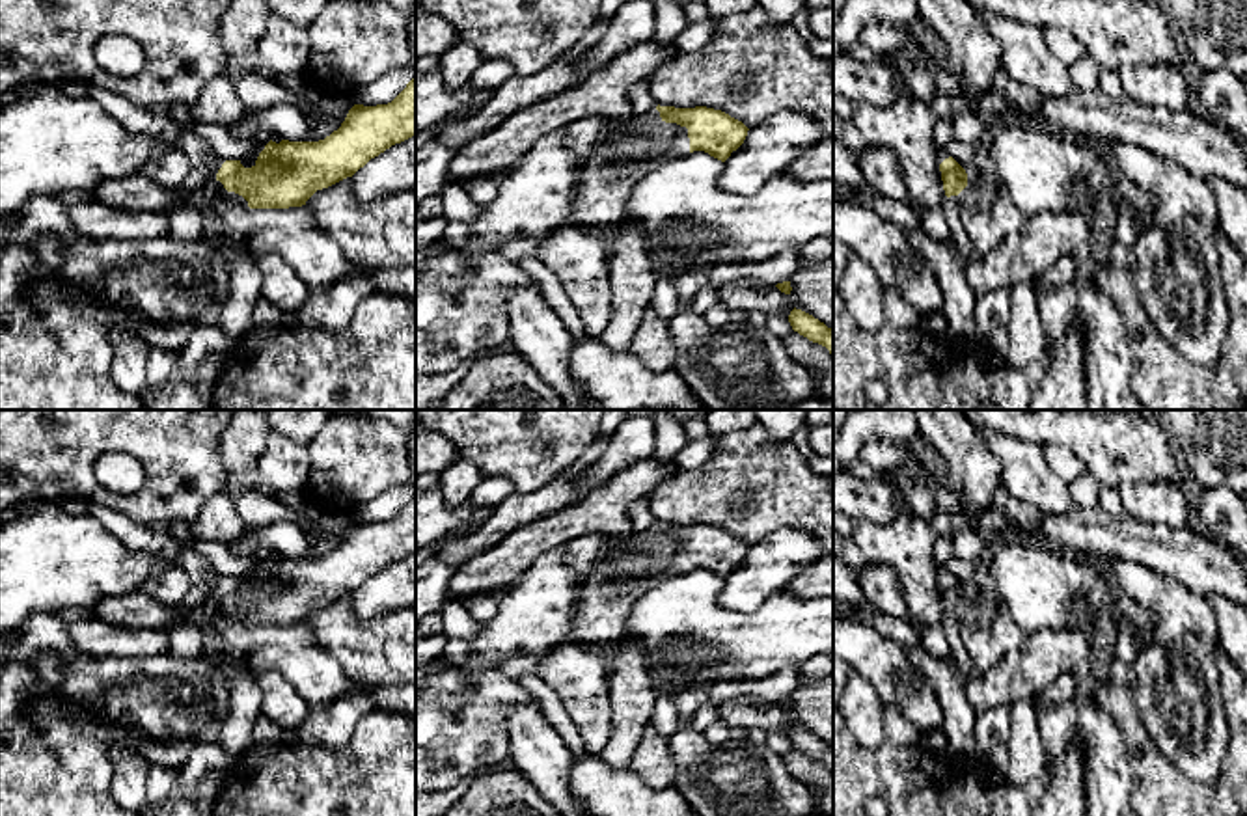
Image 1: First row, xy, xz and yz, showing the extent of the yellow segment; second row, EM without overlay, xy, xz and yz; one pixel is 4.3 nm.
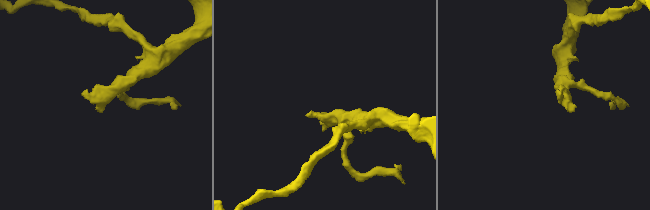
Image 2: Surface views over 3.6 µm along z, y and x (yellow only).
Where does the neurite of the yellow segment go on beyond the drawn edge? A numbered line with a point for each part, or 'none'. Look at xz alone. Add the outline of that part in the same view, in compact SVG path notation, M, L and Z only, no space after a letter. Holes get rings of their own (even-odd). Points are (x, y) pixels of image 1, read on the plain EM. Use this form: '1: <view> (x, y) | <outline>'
1: xz (634, 563) | M654 525L647 531L613 537L608 553L596 561L576 589L576 609L569 641L602 648L624 635L632 605L652 587L667 578L690 572L688 546L665 540Z

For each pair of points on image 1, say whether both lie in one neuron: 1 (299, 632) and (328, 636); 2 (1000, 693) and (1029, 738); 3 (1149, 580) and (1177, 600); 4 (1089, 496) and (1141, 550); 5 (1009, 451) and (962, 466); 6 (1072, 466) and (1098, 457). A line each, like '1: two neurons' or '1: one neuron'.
1: two neurons
2: two neurons
3: one neuron
4: two neurons
5: two neurons
6: two neurons

